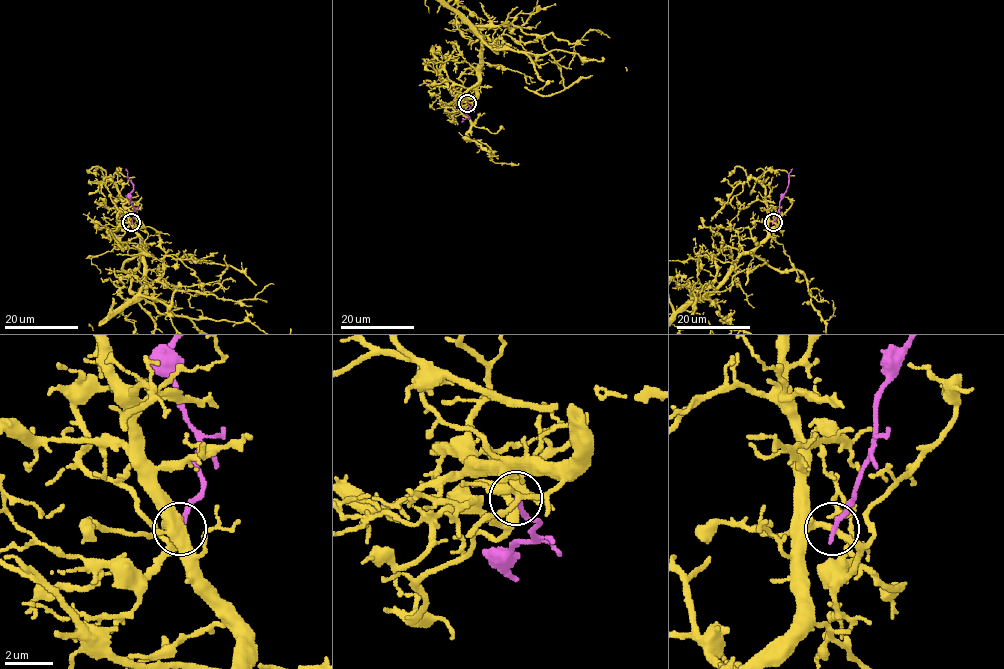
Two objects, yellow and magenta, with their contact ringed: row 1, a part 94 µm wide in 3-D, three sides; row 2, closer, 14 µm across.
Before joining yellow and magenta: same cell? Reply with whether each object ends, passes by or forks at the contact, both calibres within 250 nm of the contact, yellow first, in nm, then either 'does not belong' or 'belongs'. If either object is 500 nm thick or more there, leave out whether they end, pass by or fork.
yellow passes by | magenta ends | 300/240 nm | does not belong

